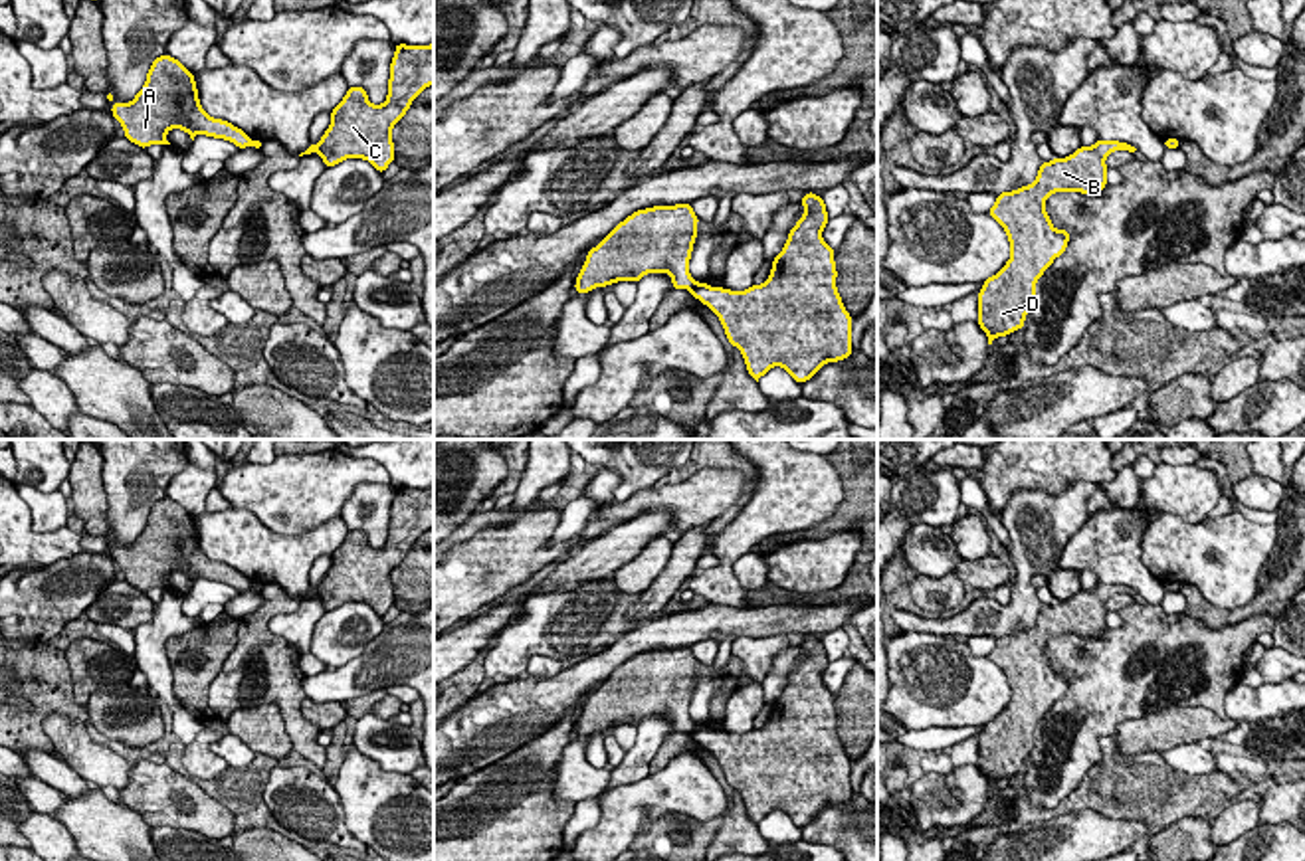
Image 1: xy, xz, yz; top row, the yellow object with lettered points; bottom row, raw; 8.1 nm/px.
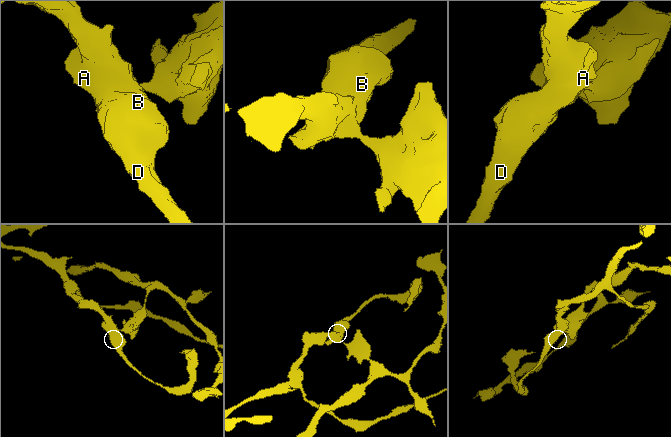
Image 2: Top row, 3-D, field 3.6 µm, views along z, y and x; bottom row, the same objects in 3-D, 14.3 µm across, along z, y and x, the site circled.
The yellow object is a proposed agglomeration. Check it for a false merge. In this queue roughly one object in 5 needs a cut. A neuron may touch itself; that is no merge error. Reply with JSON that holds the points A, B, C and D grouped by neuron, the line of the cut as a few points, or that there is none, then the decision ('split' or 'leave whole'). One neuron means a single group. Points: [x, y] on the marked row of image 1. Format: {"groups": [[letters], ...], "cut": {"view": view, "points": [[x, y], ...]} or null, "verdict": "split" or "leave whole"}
{"groups": [["A", "B", "D"], ["C"]], "cut": {"view": "xz", "points": [[696, 282], [690, 289]]}, "verdict": "split"}

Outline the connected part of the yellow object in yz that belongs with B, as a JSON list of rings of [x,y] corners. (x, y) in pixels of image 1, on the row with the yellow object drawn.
[[[1097,139],[1065,158],[1042,162],[1036,182],[996,196],[988,216],[1006,232],[1010,259],[978,291],[978,327],[988,344],[1024,329],[1024,317],[1036,303],[1036,283],[1069,241],[1067,230],[1055,230],[1046,200],[1055,192],[1099,194],[1107,186],[1105,158],[1115,150],[1137,148],[1119,141]]]

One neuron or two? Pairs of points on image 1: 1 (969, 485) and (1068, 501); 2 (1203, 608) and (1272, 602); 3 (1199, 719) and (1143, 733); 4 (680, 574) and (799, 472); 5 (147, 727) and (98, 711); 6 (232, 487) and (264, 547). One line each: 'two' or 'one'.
1: two
2: one
3: one
4: two
5: one
6: two

